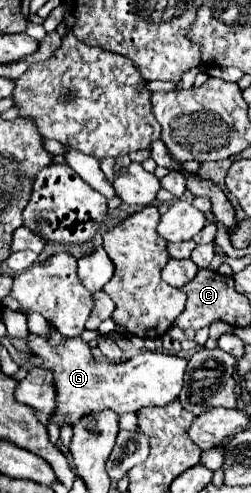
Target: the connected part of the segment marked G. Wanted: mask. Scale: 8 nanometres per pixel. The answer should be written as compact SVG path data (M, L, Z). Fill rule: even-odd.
M29 336L29 346L35 352L33 362L27 362L23 368L43 366L55 372L55 388L57 388L57 410L55 422L61 426L69 422L71 426L83 416L91 412L99 412L105 408L115 410L119 416L125 412L137 412L145 406L165 406L175 400L183 388L183 374L187 368L187 360L175 354L165 352L149 352L143 350L137 356L113 364L113 362L95 362L91 356L91 348L81 338L69 338L63 346L49 346L47 336Z

